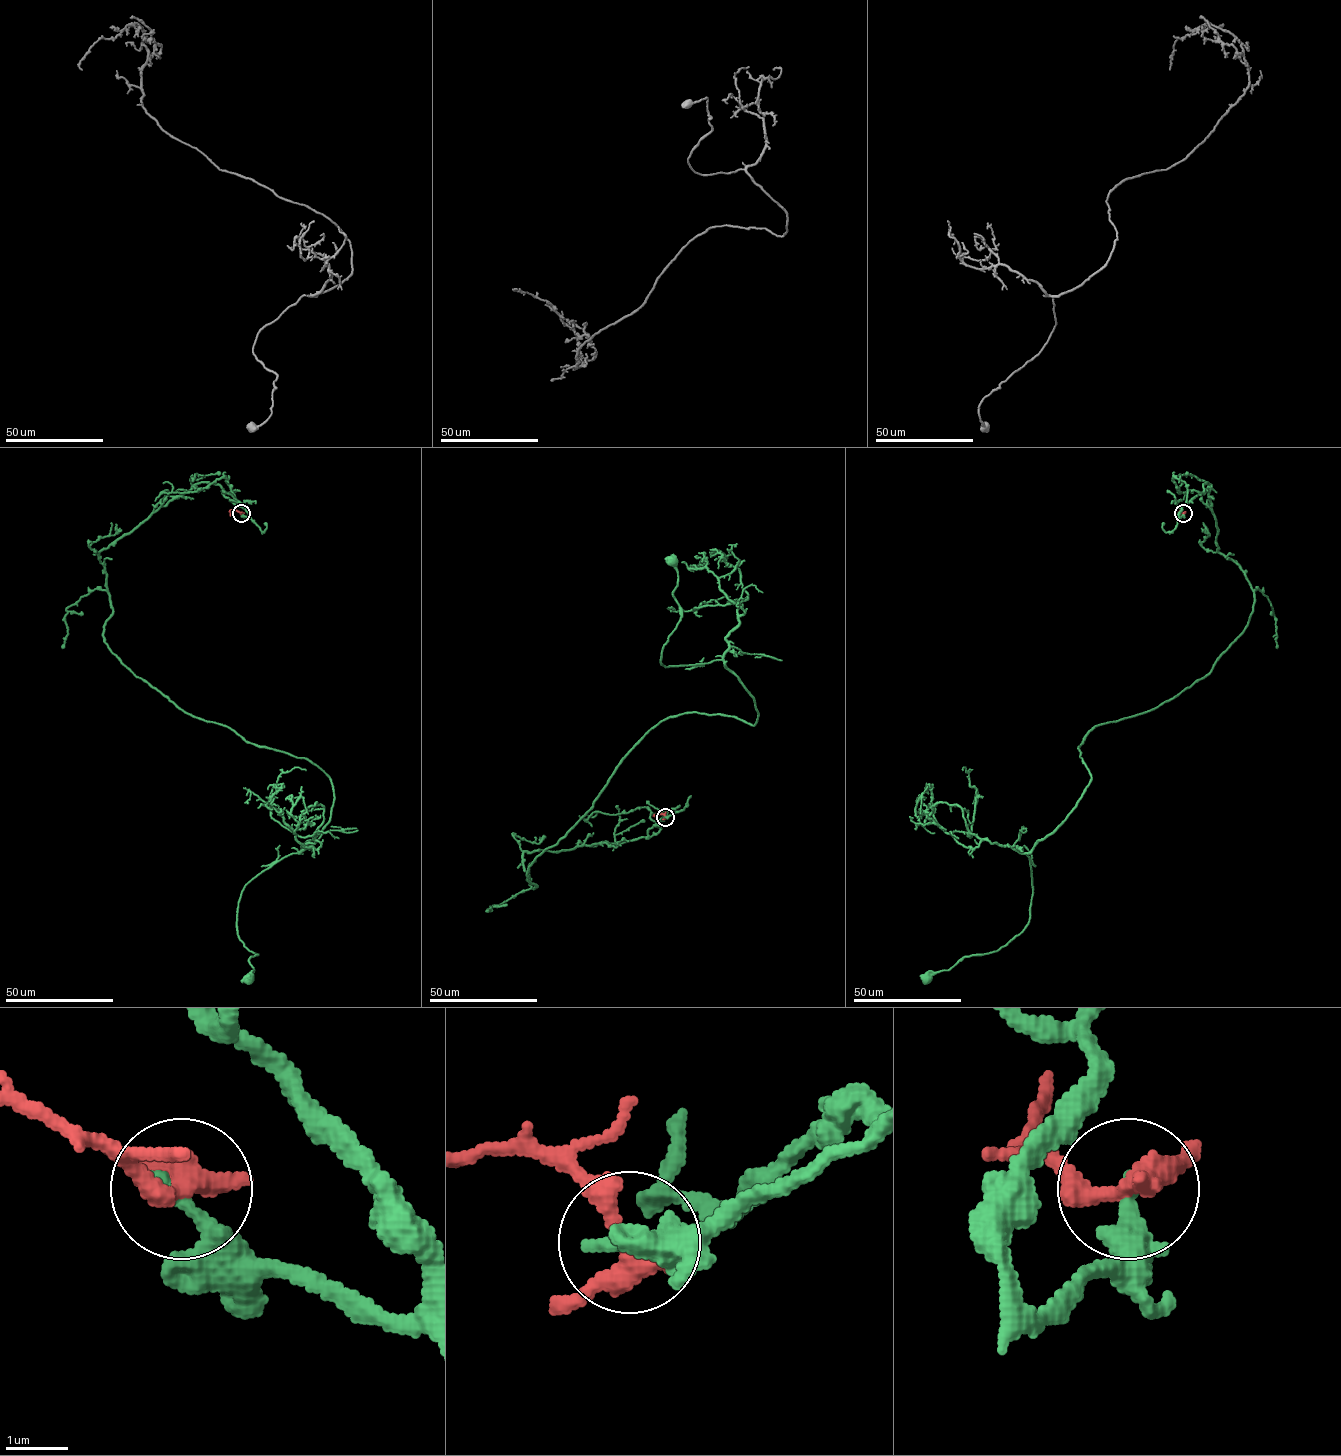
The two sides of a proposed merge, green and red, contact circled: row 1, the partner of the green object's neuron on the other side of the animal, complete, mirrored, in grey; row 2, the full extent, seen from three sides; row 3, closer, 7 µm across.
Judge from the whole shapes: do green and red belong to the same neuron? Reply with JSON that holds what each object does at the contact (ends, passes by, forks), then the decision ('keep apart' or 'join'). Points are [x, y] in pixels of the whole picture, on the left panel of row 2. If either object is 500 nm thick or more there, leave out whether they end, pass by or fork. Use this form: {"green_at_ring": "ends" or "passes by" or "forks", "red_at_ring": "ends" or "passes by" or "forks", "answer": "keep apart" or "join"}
{"green_at_ring": "ends", "red_at_ring": "passes by", "answer": "keep apart"}

